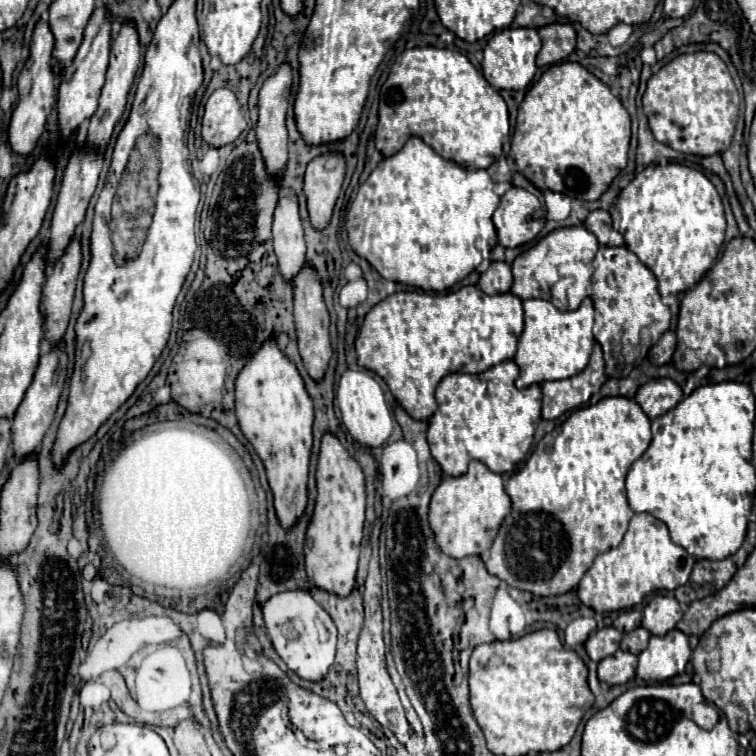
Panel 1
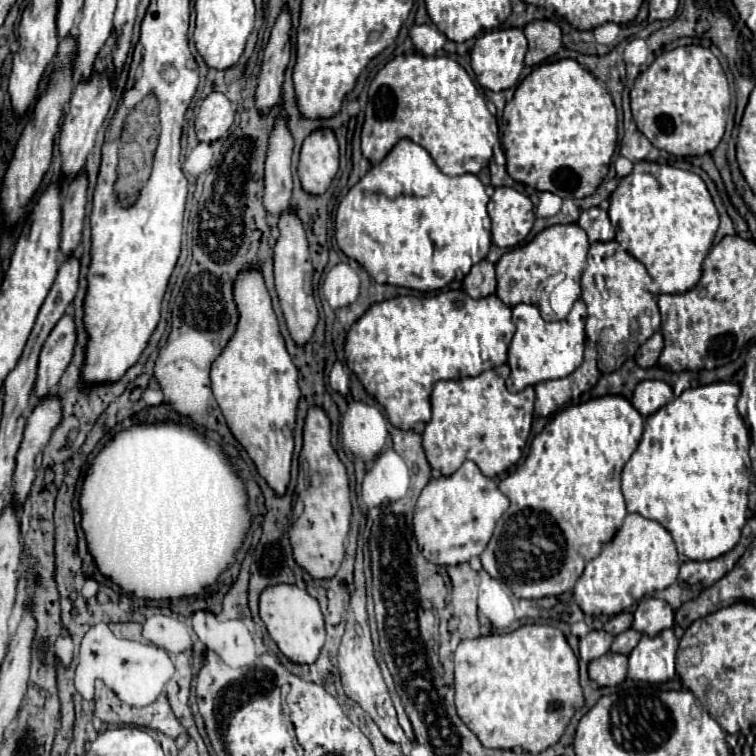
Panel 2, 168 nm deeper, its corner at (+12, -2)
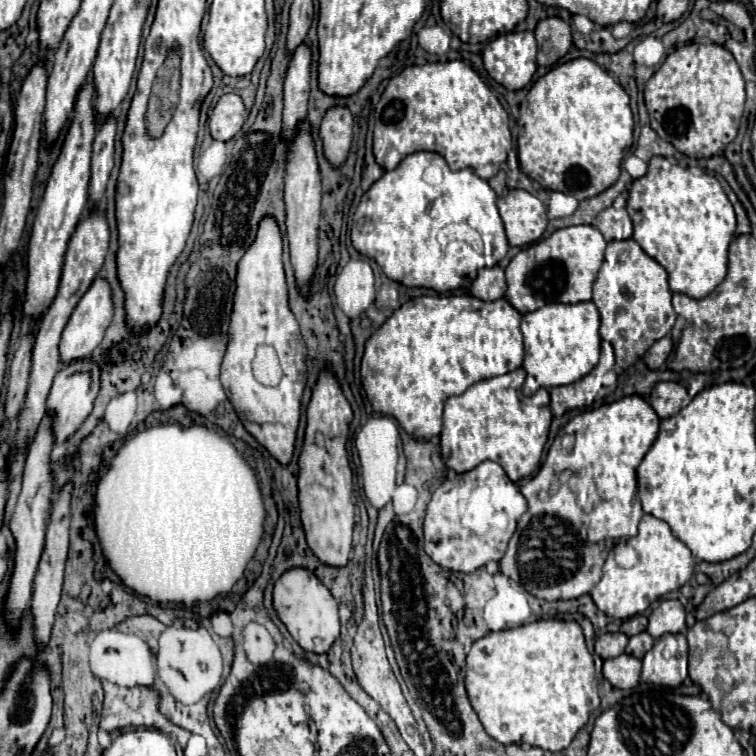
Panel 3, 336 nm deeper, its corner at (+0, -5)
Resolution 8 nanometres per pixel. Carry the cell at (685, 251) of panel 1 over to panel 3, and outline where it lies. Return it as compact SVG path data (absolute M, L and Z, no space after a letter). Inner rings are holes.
M654 156L648 162L648 172L632 182L626 210L634 224L634 240L668 270L672 292L704 298L724 280L736 214L714 176L696 176L664 156Z

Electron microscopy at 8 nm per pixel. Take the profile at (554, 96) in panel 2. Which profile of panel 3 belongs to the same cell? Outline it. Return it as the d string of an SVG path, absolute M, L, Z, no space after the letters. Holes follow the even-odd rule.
M576 58L540 76L532 84L526 100L520 104L518 162L522 172L540 182L542 188L560 190L576 196L578 200L586 200L604 192L618 180L622 158L632 148L632 132L634 118L626 90L596 62L588 58Z

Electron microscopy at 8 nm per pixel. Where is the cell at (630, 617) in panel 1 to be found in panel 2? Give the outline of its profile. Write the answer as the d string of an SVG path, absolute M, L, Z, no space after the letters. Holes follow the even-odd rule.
M618 613L604 623L604 631L608 631L610 635L620 635L622 631L626 631L630 627L632 627L632 615L630 613Z

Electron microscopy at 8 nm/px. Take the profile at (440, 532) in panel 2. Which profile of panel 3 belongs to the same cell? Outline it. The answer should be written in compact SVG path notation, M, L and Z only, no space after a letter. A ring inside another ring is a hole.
M480 462L476 468L446 478L432 494L424 518L424 550L446 570L470 574L488 562L500 562L508 540L516 532L520 516L528 510L528 502L520 488L506 476L496 462Z

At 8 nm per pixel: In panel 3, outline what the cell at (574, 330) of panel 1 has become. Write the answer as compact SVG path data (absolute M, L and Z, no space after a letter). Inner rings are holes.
M594 302L548 304L522 316L524 334L524 370L526 382L522 392L532 396L538 388L566 386L586 376L600 356L600 314Z

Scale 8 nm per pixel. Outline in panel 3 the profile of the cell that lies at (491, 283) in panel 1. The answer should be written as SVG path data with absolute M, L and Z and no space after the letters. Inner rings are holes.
M500 266L482 268L470 286L470 296L478 300L498 300L506 292L506 278Z

